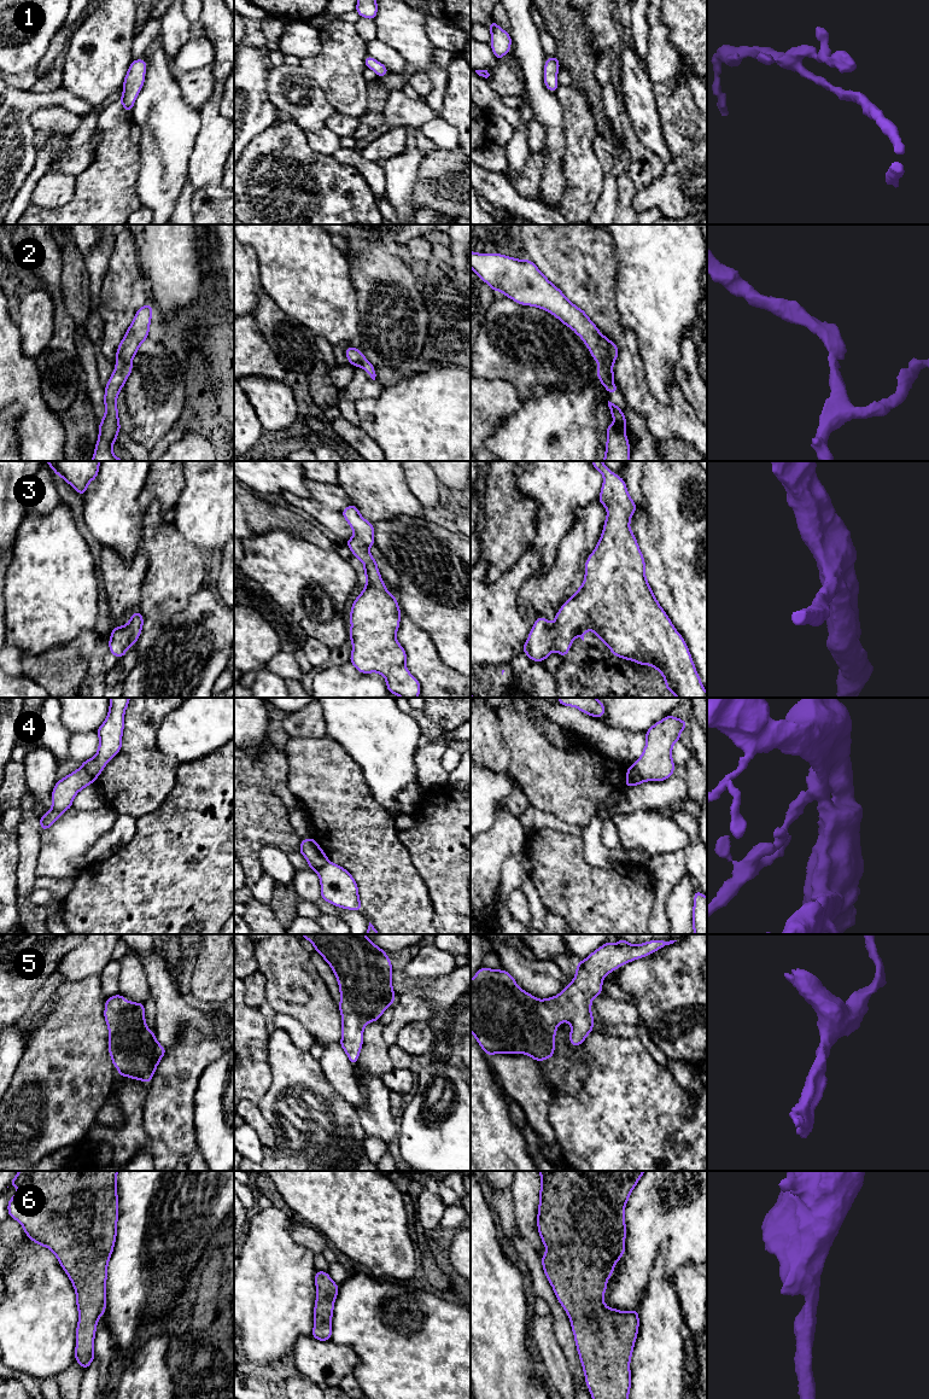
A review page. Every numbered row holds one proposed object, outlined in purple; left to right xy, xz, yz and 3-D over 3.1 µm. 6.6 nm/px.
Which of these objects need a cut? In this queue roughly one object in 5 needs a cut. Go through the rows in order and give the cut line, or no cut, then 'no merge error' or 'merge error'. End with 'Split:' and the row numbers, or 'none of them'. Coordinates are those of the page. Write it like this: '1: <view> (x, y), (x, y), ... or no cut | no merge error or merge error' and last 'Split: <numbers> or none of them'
1: no cut | no merge error
2: no cut | no merge error
3: no cut | no merge error
4: xy (81, 767), (94, 780) | merge error
5: no cut | no merge error
6: no cut | no merge error
Split: 4

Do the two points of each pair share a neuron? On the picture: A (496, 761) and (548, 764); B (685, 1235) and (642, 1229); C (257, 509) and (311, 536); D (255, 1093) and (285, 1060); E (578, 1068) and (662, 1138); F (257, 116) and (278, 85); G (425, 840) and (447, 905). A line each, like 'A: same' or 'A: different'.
A: different
B: same
C: same
D: different
E: different
F: different
G: same

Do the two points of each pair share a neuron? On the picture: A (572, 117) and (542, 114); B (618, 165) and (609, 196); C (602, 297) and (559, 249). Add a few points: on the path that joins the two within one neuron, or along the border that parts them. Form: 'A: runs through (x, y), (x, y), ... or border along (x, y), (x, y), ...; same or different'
A: border along (554, 92), (562, 110), (564, 145); different
B: runs through (615, 173), (611, 179), (611, 188); same
C: runs through (590, 285), (566, 261); same

